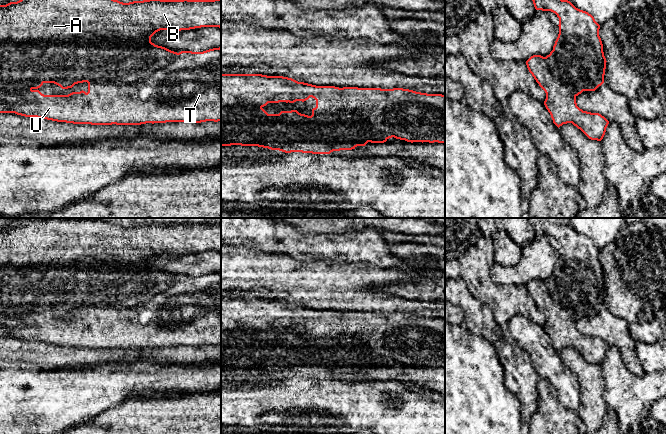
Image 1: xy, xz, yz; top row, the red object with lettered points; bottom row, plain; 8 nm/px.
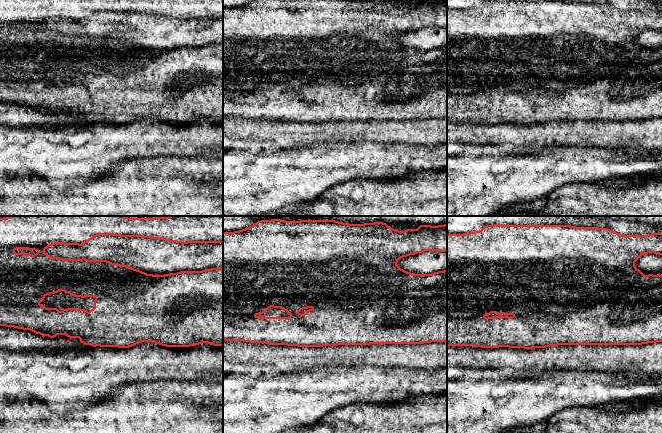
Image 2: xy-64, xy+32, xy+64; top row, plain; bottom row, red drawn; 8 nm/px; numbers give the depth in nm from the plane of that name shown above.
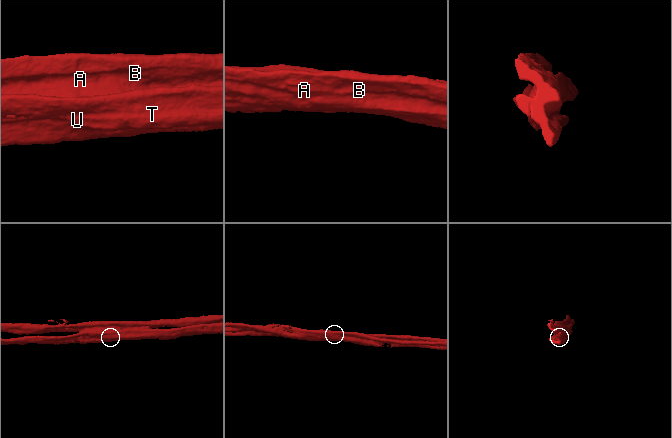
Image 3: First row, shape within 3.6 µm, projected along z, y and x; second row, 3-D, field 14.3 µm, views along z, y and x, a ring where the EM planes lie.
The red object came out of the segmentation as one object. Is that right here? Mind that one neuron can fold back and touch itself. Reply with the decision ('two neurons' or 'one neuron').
two neurons

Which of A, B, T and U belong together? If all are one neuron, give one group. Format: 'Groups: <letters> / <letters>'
Groups: A B / T U

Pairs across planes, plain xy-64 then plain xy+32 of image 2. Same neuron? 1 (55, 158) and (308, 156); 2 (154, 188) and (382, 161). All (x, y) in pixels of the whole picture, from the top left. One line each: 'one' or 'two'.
1: one
2: two

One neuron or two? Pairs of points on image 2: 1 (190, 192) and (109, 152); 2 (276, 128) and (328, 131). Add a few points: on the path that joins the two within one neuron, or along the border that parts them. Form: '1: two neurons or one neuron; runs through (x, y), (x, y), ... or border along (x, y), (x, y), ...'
1: two neurons; border along (148, 157), (129, 158), (123, 161)
2: one neuron; runs through (289, 131), (315, 131)

